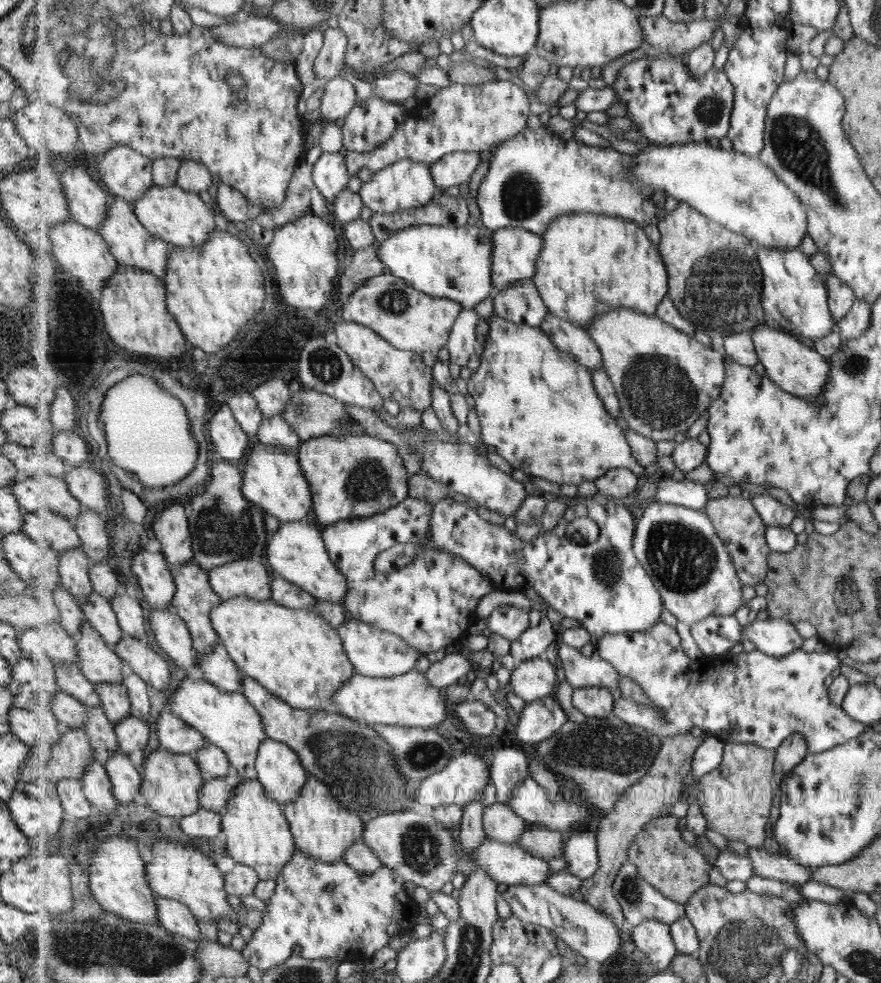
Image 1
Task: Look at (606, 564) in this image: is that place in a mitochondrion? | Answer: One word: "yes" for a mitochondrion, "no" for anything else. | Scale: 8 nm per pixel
yes

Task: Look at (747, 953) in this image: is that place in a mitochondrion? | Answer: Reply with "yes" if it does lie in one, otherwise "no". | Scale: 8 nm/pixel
yes

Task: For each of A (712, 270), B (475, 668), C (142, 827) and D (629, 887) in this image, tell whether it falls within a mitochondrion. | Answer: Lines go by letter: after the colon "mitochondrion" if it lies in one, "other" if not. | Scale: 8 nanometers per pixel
A: mitochondrion
B: other
C: other
D: mitochondrion

